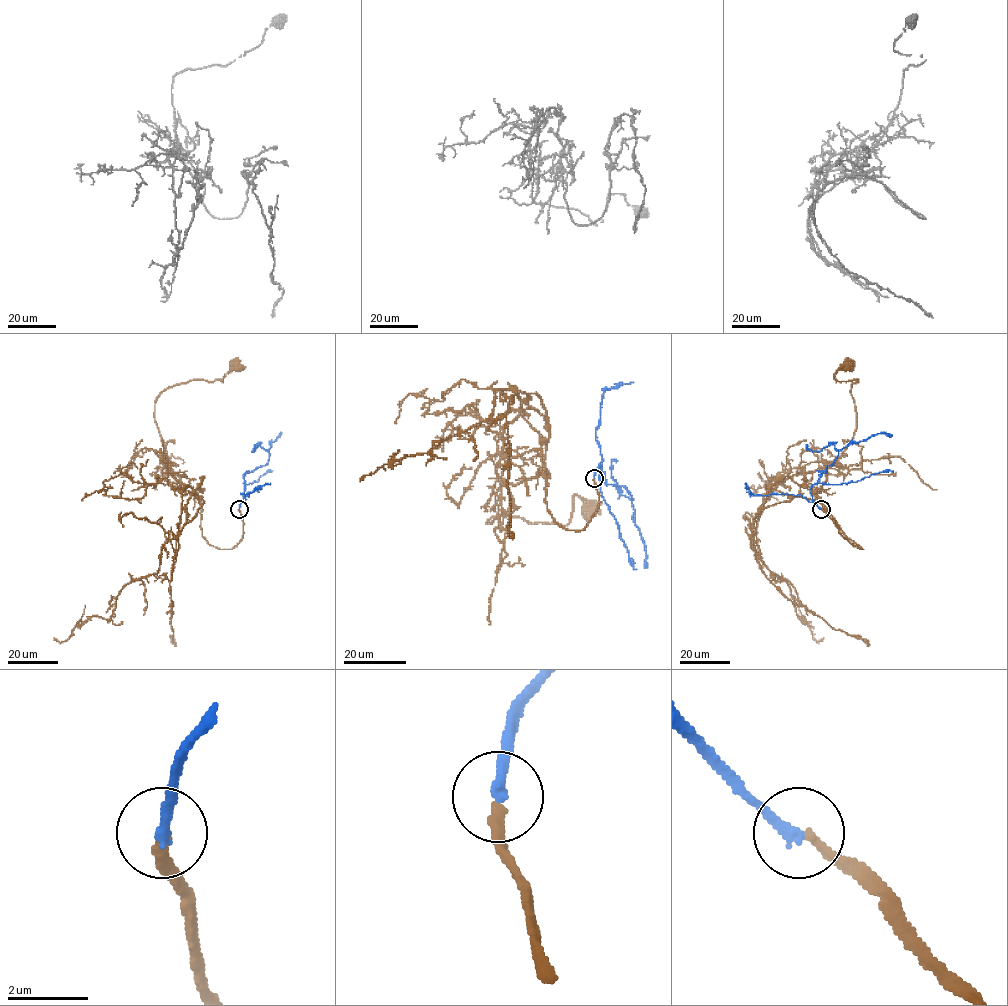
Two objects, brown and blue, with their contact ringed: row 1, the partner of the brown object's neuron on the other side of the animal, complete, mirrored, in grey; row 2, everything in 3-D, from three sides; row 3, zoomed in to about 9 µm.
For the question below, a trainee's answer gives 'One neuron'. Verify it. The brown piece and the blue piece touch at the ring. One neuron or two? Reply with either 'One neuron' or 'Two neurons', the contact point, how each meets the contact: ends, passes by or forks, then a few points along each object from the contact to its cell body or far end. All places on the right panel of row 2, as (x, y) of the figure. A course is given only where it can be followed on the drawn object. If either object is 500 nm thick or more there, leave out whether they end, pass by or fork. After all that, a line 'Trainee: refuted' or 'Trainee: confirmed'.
Two neurons. Place: (821, 509). At the ring brown ends. At the ring blue ends. Course of brown: (821, 509), (862, 549), (816, 494), (856, 427), (850, 386), (858, 379), (834, 378), (848, 364). Course of blue: (821, 509), (813, 501), (810, 488), (834, 462), (839, 452), (850, 443), (879, 433), (891, 436)
Trainee: refuted

